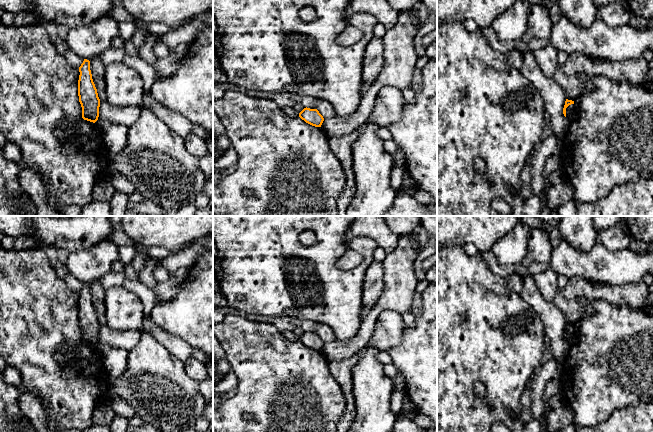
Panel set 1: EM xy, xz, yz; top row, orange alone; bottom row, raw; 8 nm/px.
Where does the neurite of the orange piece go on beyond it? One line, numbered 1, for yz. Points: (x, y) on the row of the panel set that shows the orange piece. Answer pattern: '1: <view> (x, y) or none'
1: none

